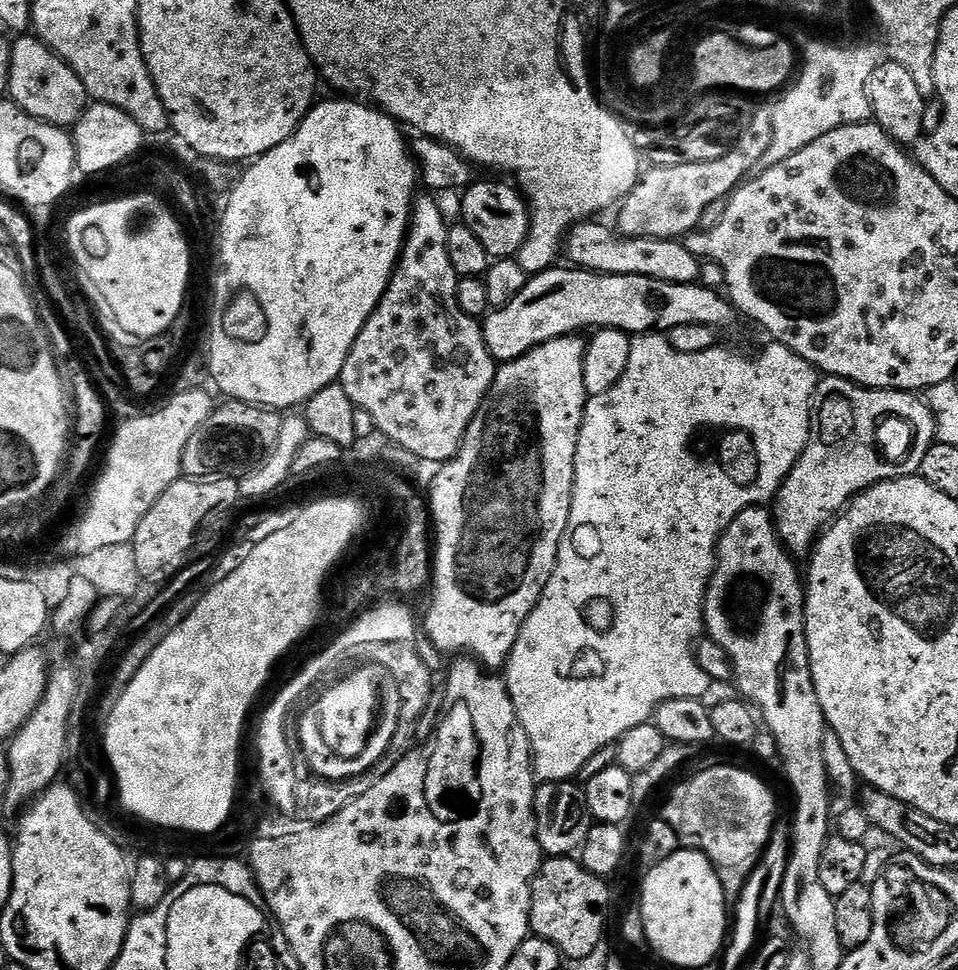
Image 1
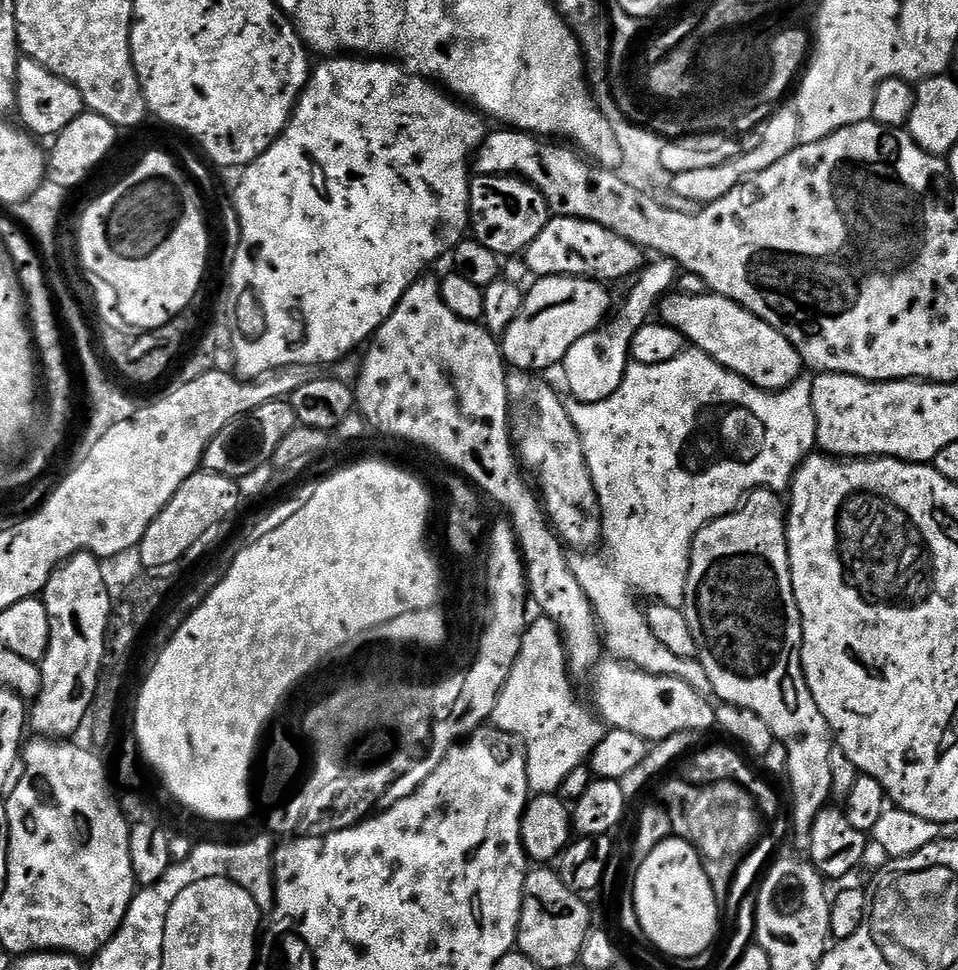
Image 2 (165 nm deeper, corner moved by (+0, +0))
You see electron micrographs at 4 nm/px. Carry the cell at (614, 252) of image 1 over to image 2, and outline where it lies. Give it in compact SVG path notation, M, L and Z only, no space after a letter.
M552 216L542 234L538 234L538 238L534 238L522 253L524 265L533 277L583 276L601 282L635 277L646 264L644 256L645 253L634 242L606 230L606 226L565 216Z

